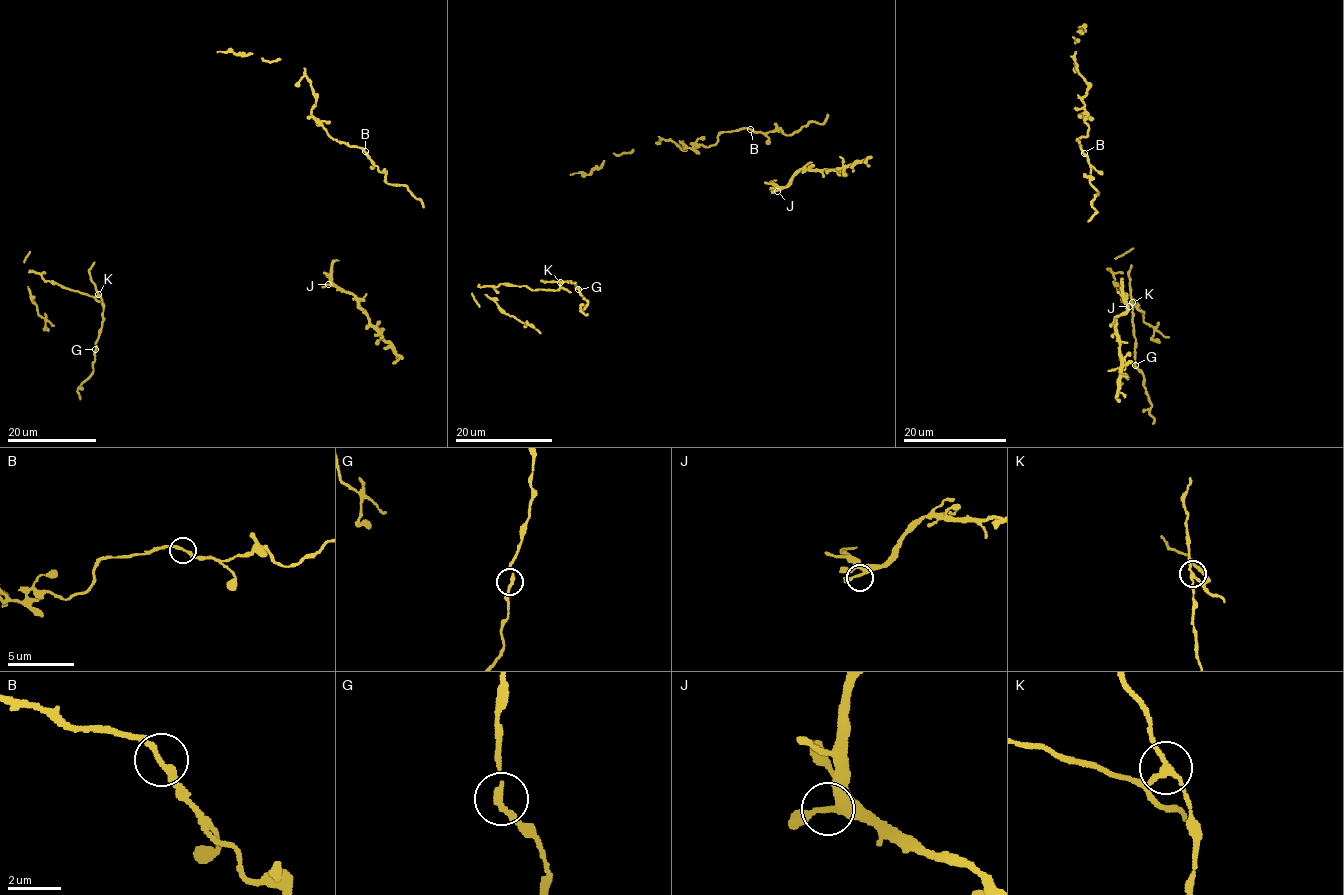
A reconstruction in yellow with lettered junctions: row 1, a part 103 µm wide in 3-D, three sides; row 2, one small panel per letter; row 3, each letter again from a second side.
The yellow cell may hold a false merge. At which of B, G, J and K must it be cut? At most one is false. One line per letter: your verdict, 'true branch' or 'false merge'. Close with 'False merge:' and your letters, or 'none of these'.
B: true branch
G: true branch
J: true branch
K: false merge
False merge: K

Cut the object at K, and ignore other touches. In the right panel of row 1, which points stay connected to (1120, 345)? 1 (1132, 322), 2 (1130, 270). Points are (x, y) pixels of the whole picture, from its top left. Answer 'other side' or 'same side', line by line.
1: same side
2: same side

